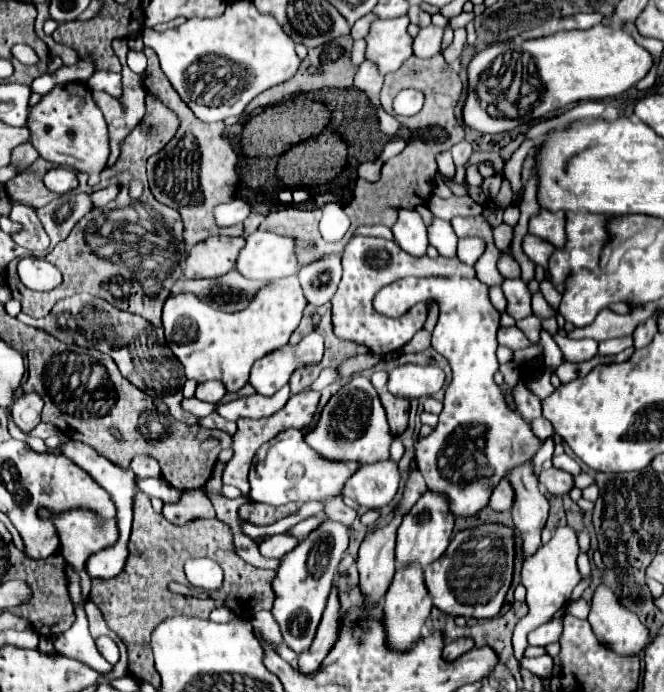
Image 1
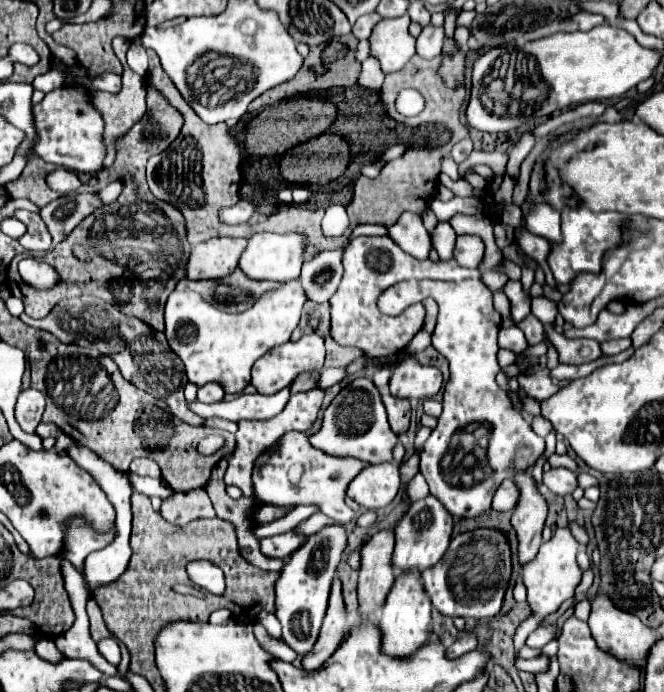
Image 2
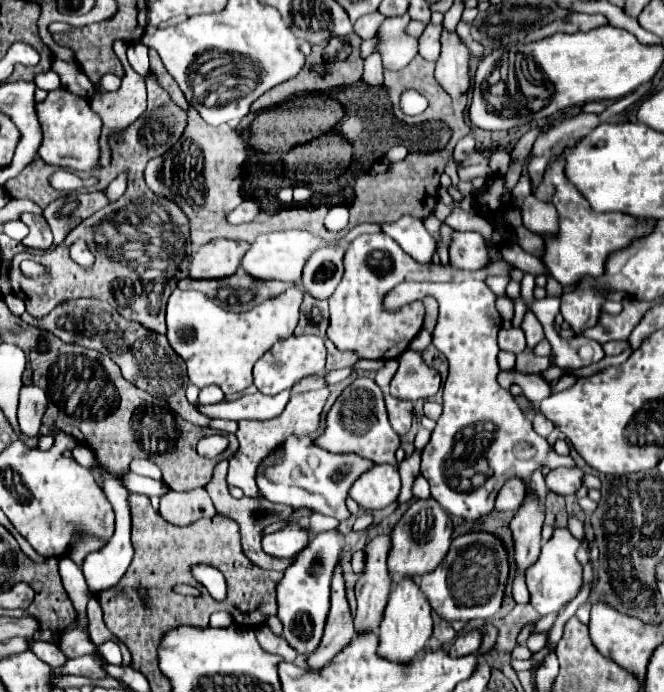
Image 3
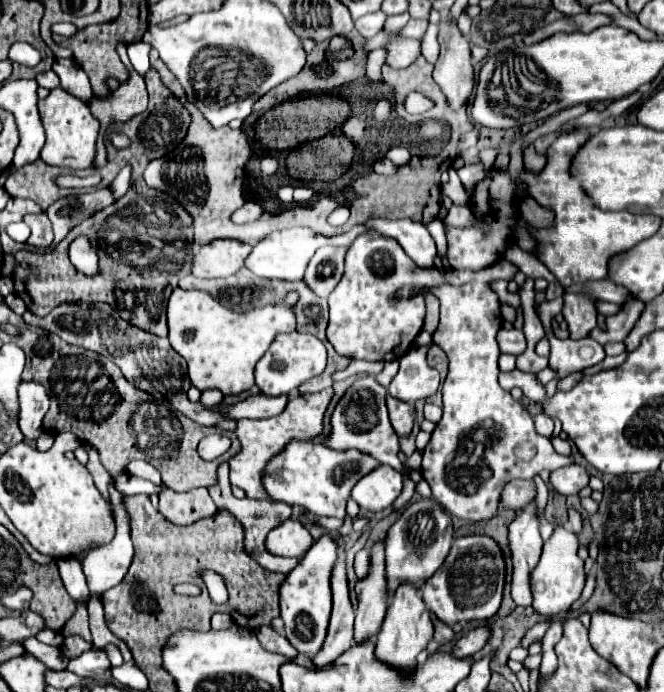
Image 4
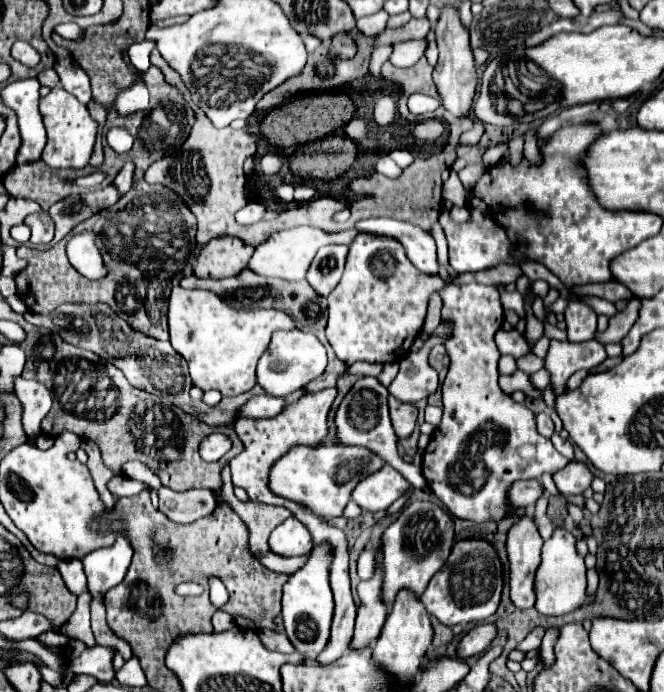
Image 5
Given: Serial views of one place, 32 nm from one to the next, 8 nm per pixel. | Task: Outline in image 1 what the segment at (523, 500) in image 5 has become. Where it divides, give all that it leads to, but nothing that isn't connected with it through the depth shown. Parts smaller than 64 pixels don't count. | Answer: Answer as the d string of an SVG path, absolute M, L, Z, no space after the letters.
M504 478L492 492L490 508L496 512L504 512L504 510L510 510L512 504L514 504L514 488L512 488L510 480Z

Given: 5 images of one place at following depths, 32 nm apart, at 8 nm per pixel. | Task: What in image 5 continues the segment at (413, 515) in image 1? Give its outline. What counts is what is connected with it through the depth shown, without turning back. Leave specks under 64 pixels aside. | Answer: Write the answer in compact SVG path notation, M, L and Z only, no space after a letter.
M416 500L402 508L400 516L384 530L380 550L384 560L384 604L390 608L400 590L422 596L428 580L444 566L454 544L452 516L432 500Z

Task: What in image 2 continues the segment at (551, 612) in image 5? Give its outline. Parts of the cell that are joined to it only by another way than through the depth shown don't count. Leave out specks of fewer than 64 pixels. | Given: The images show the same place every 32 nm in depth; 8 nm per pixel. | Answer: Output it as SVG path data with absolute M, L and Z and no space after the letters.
M556 528L552 538L540 546L538 556L522 568L522 578L524 578L524 584L528 588L528 604L532 606L534 616L524 620L518 626L516 636L514 636L514 646L516 648L522 648L526 644L528 634L538 628L542 618L546 618L552 612L558 612L564 602L574 598L576 586L580 584L580 578L582 578L582 570L576 562L576 552L578 552L578 542L572 536L570 528Z

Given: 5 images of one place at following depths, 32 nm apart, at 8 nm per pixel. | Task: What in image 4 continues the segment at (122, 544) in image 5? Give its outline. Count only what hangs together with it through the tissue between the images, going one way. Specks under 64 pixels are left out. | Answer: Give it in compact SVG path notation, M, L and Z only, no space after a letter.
M110 486L110 496L116 516L116 536L110 544L94 548L82 558L82 566L88 578L88 588L92 598L100 598L108 588L120 584L134 556L134 548L128 532L128 516L120 506L122 494Z

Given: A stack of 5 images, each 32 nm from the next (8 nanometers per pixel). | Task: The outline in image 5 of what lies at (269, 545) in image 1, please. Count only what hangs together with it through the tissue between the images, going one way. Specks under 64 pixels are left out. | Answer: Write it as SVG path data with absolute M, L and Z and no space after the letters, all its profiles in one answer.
M290 516L270 534L270 550L280 556L304 556L312 550L312 536L300 520Z

